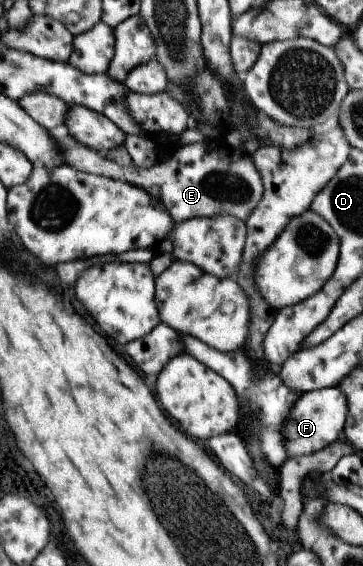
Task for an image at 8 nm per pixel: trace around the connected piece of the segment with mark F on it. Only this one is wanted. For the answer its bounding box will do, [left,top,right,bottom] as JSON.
[281,386,347,458]

